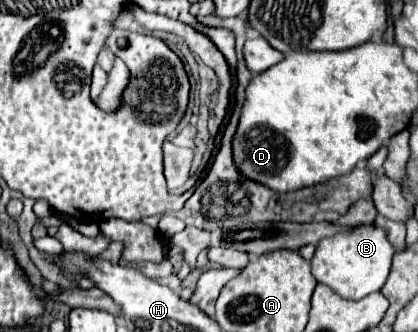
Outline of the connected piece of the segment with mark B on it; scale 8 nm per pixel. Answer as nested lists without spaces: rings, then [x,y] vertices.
[[[369,223],[321,239],[309,263],[311,263],[313,277],[319,283],[329,285],[343,299],[361,299],[383,287],[391,269],[393,255],[395,255],[395,247],[387,239],[387,231],[377,223]]]

